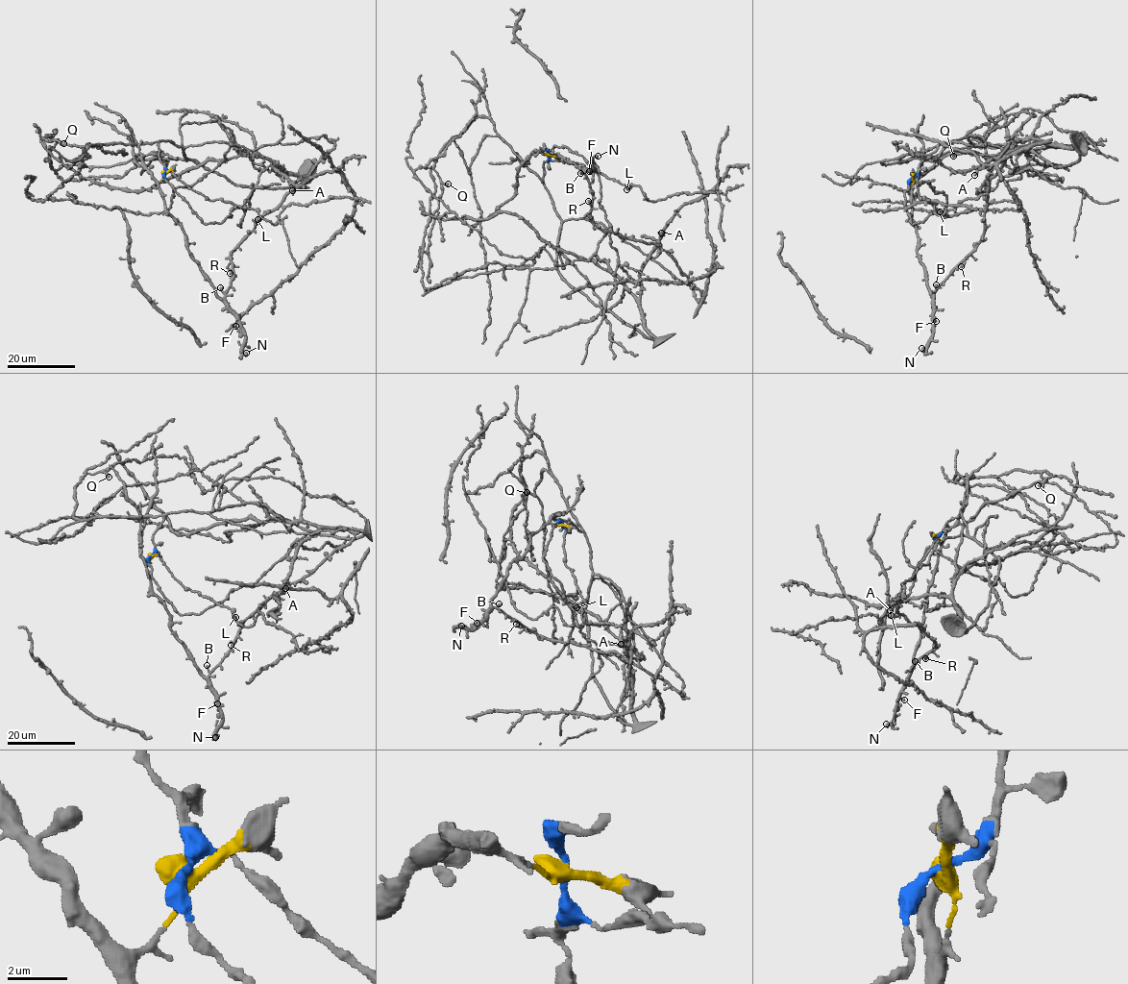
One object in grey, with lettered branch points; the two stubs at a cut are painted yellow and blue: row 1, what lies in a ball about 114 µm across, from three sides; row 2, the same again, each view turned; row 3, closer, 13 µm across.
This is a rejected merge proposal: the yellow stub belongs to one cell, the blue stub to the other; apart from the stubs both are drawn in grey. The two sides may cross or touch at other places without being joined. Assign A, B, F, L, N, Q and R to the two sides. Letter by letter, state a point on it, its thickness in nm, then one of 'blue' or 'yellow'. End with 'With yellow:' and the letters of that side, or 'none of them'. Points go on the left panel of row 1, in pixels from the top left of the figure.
A: at (292, 190); 360 nm thick; blue
B: at (220, 287); 300 nm thick; yellow
F: at (235, 326); 300 nm thick; yellow
L: at (257, 219); 600 nm thick; blue
N: at (246, 353); 550 nm thick; yellow
Q: at (63, 143); 440 nm thick; blue
R: at (230, 273); 200 nm thick; yellow
With yellow: B, F, N, R

